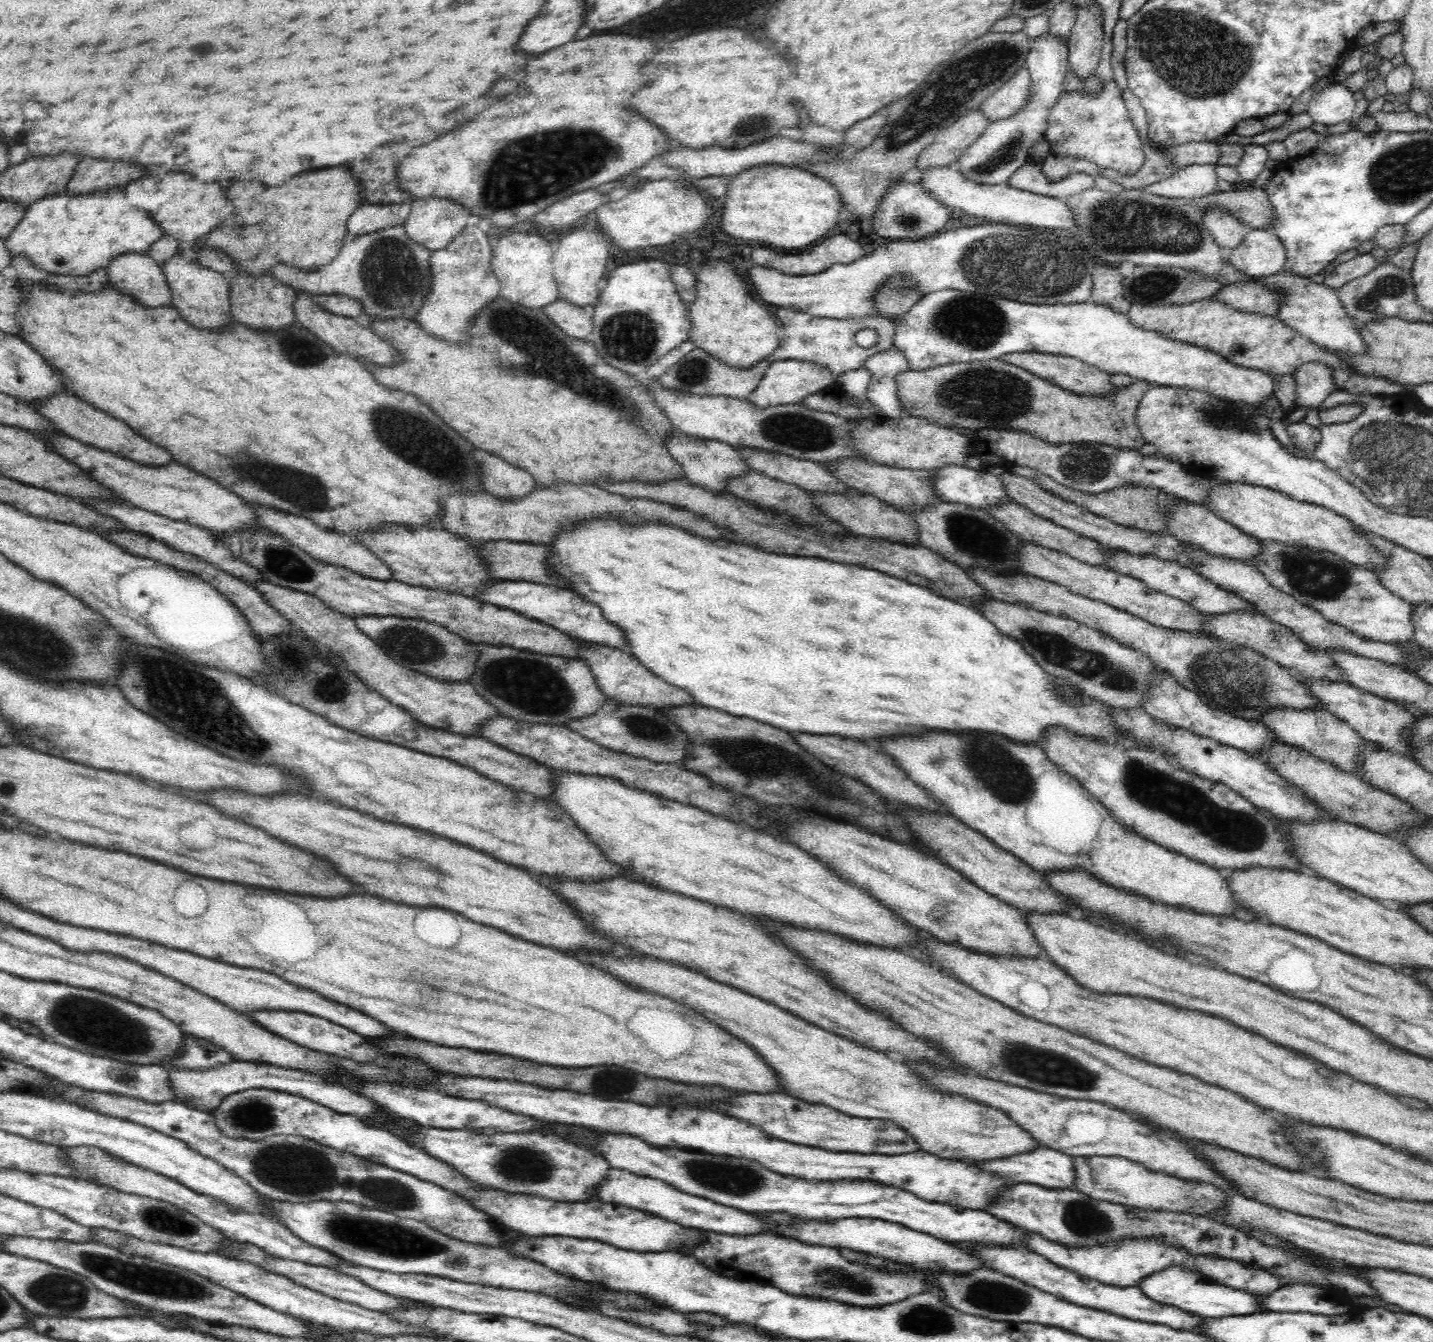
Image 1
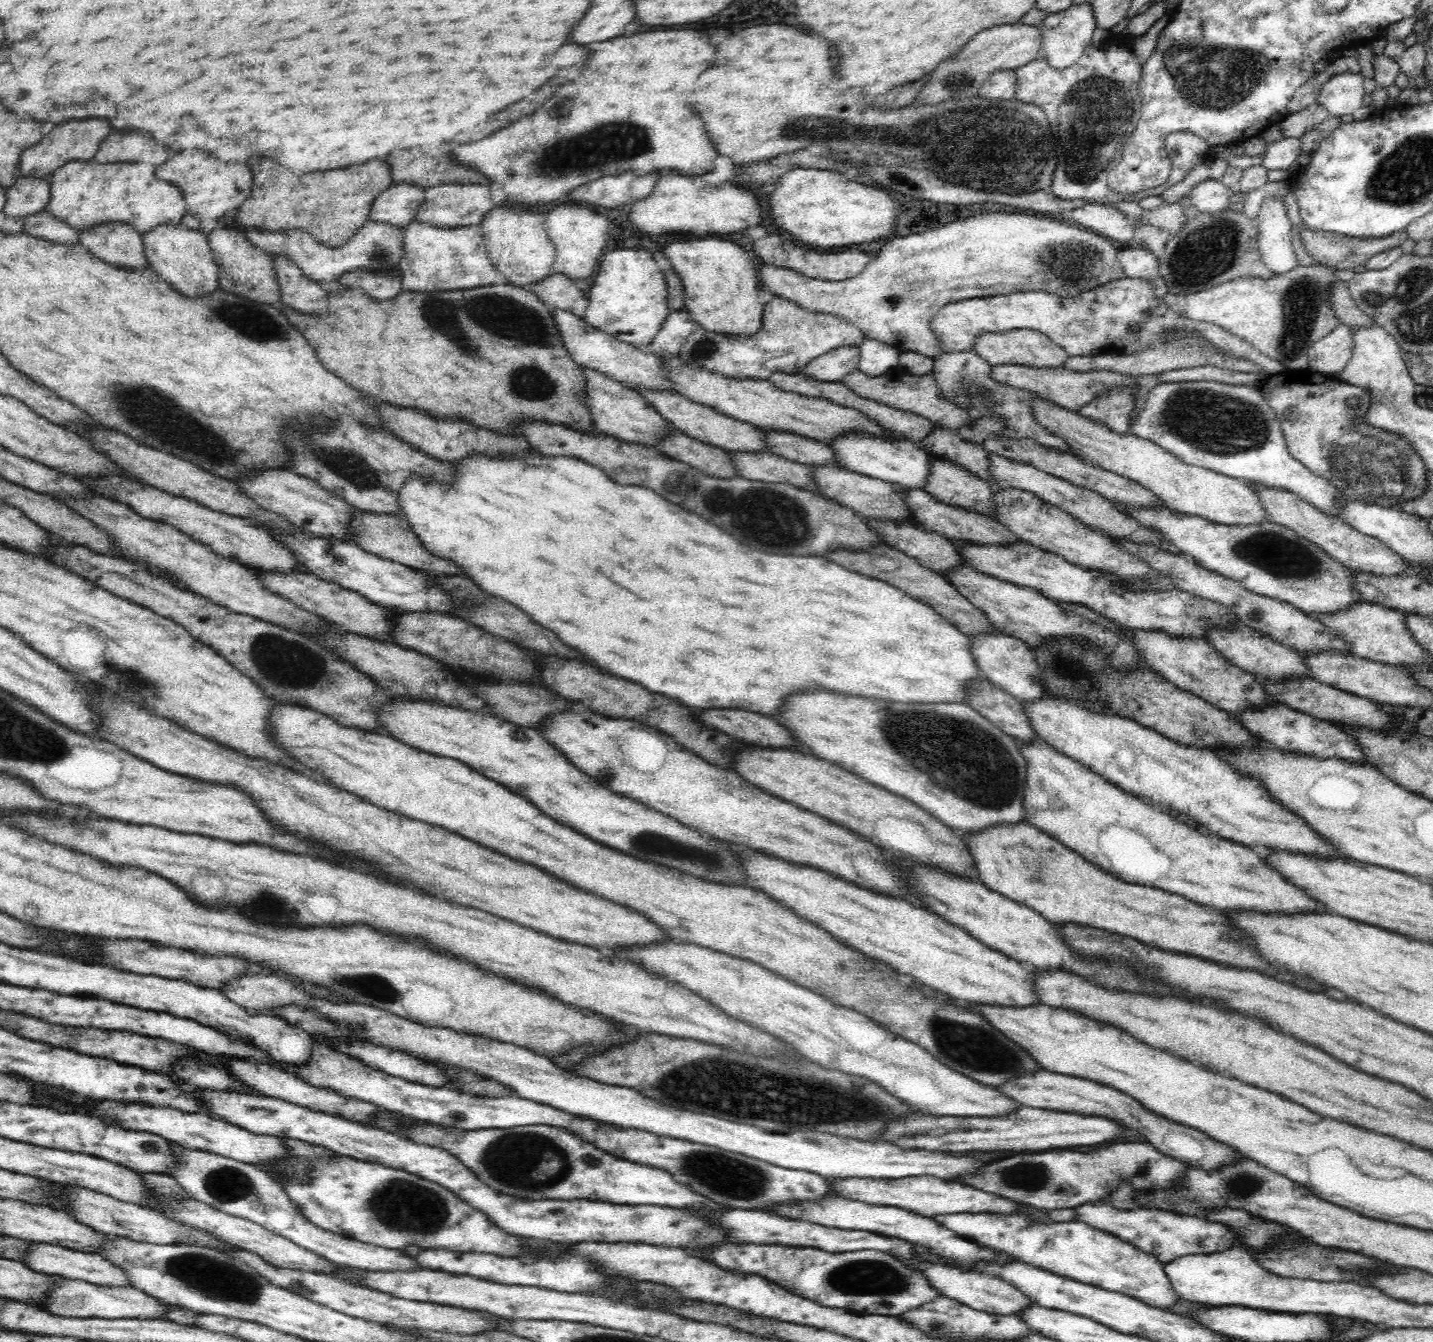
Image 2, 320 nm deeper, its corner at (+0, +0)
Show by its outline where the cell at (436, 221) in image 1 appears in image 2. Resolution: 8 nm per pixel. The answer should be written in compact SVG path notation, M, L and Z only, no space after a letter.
M439 183L425 190L425 200L414 219L438 227L480 225L486 212L490 212L495 206L498 205L492 201L488 185Z

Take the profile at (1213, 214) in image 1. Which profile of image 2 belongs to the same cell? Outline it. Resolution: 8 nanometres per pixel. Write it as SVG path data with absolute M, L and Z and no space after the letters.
M1202 180L1195 184L1190 192L1192 196L1191 204L1200 213L1218 214L1227 210L1229 200L1234 194L1225 187L1221 180Z

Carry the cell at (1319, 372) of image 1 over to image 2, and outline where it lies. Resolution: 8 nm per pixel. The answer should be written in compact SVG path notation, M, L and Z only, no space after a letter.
M1342 323L1323 336L1308 351L1308 369L1323 375L1341 373L1354 350L1352 327Z

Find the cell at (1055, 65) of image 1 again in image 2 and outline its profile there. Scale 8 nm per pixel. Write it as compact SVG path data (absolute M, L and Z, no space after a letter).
M1091 1L1072 4L1072 6L1057 13L1050 13L1042 24L1037 25L1042 35L1042 53L1045 53L1050 67L1063 70L1075 64L1091 43L1092 34L1097 28Z

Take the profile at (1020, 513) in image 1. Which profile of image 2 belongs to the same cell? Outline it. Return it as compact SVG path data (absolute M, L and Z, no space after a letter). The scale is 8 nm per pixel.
M932 457L922 488L940 502L994 516L992 486L951 460Z

